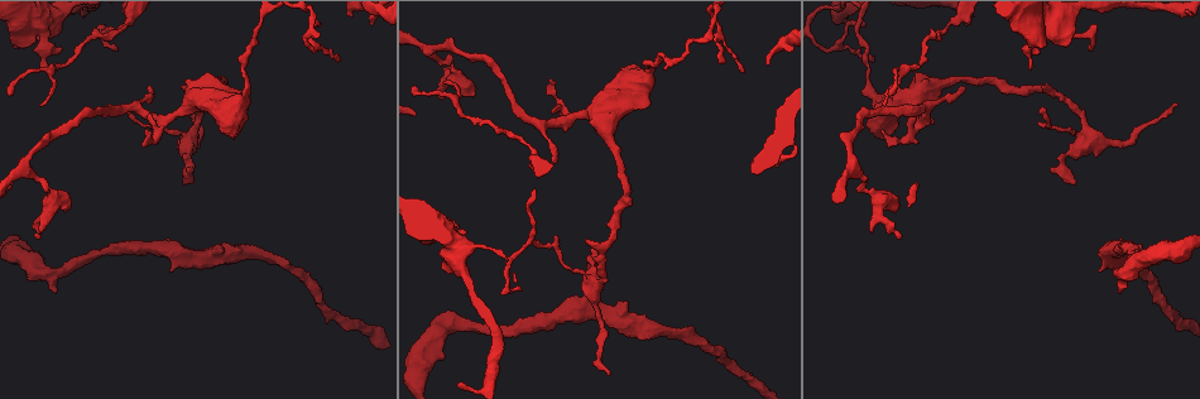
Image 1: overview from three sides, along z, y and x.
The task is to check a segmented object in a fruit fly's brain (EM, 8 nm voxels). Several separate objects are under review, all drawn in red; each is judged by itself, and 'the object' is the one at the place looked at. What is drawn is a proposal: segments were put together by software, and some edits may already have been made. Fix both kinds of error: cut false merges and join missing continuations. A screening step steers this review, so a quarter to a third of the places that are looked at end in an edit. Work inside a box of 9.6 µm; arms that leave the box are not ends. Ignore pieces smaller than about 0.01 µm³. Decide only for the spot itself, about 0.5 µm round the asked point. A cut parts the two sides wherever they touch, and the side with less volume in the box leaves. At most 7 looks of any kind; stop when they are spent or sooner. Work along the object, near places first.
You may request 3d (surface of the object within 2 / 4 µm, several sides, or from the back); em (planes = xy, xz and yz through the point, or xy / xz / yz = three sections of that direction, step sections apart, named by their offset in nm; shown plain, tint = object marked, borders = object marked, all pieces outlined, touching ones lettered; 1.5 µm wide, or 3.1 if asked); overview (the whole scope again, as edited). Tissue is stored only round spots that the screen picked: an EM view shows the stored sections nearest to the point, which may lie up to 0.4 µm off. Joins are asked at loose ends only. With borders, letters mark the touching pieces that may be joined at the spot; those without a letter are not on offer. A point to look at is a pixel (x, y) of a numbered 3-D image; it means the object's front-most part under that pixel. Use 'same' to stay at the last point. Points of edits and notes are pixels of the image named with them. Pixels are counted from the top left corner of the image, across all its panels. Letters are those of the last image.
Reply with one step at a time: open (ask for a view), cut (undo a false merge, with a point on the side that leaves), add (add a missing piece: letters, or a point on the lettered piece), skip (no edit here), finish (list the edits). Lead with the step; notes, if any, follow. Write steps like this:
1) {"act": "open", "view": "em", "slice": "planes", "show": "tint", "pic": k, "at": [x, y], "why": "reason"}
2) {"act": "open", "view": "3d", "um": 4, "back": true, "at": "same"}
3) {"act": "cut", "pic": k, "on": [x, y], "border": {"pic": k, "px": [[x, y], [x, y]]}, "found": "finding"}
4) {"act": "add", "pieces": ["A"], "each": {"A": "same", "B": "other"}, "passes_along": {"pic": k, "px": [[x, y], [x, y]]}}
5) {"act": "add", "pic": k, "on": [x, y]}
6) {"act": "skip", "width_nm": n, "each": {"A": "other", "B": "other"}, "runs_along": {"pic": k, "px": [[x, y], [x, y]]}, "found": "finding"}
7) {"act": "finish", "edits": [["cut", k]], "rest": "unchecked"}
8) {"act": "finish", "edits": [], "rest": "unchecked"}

{"act": "open", "view": "em", "slice": "planes", "show": "borders", "pic": 1, "at": [717, 31], "why": "sharp bend"}

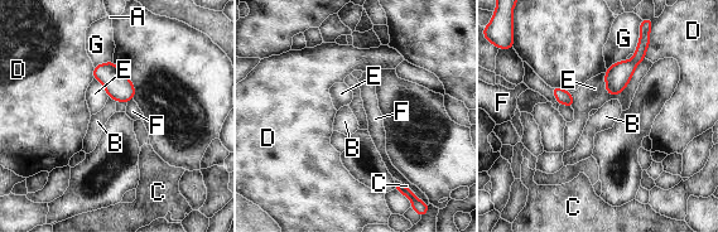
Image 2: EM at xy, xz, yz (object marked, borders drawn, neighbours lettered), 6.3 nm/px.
{"act": "skip", "each": {"A": "other", "B": "other", "C": "other", "D": "other", "E": "other", "F": "other", "G": "other"}, "runs_along": {"pic": 2, "px": [[642, 33], [639, 57], [610, 90]]}, "found": "one neuron here"}

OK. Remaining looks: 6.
{"act": "open", "view": "em", "slice": "xy", "step": 4, "show": "tint", "pic": 1, "at": [518, 287], "why": "thin end"}

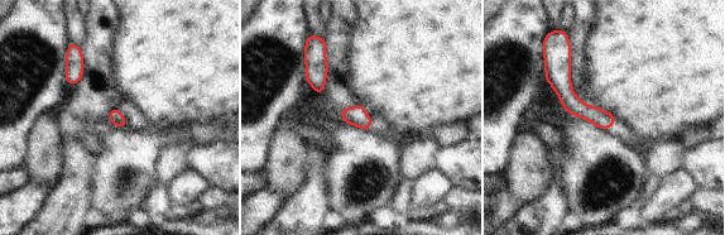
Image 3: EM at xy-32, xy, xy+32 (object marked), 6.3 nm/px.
{"act": "open", "view": "em", "slice": "planes", "show": "borders", "at": "same"}

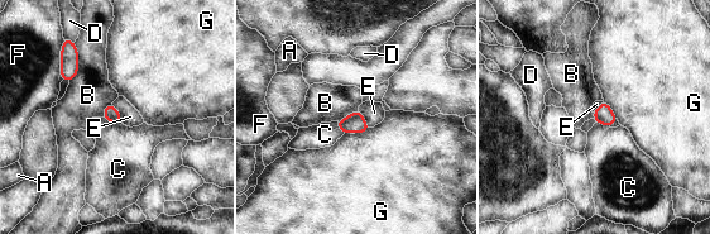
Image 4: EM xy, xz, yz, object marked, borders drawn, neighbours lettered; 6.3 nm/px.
{"act": "add", "pieces": ["E"], "width_nm": 90, "each": {"A": "other", "B": "other", "C": "other", "D": "other", "E": "same", "F": "other", "G": "other"}, "passes_along": {"pic": 4, "px": [[110, 113], [119, 114], [130, 116]]}, "found": "the neuron continues"}

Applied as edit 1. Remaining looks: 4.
{"act": "open", "view": "em", "slice": "planes", "show": "borders", "pic": 1, "at": [60, 49], "why": "branch stops here"}

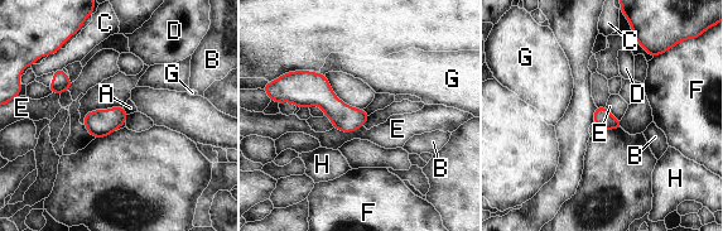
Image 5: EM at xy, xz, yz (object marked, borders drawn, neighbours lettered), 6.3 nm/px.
{"act": "skip", "each": {"A": "other", "B": "other", "C": "other", "D": "other", "E": "other", "F": "other", "G": "other", "H": "other"}, "found": "no lettered piece goes on from it"}

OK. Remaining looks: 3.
{"act": "finish", "edits": [["add", 4]], "rest": "unchecked"}

